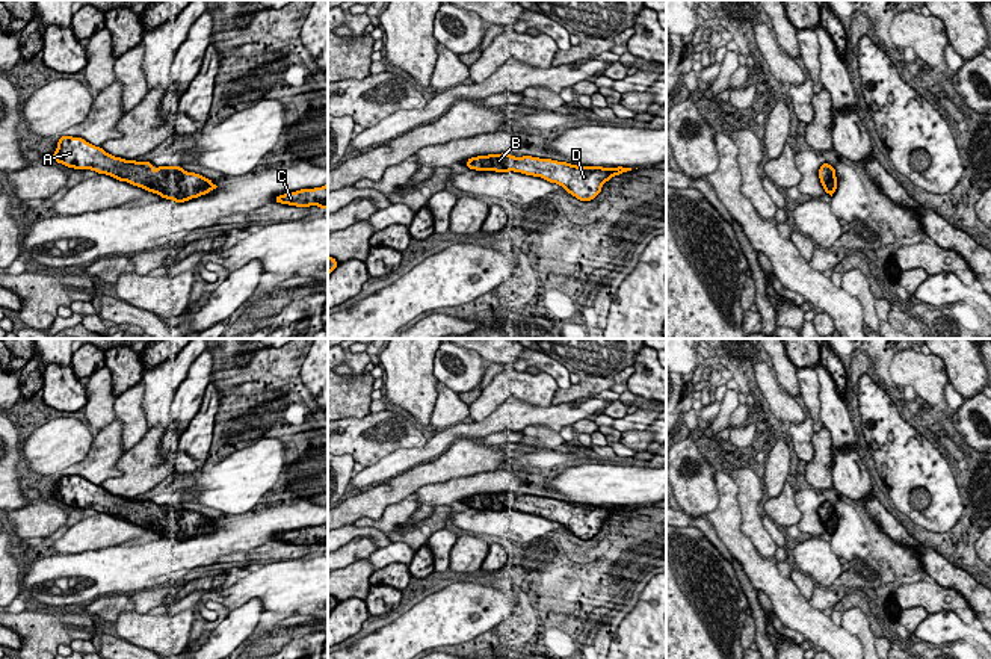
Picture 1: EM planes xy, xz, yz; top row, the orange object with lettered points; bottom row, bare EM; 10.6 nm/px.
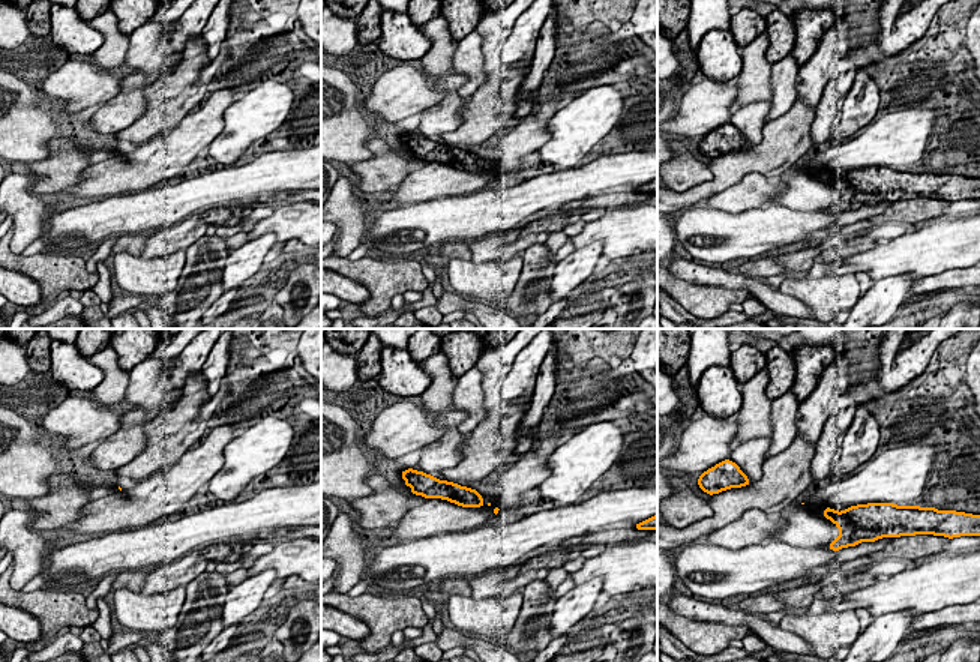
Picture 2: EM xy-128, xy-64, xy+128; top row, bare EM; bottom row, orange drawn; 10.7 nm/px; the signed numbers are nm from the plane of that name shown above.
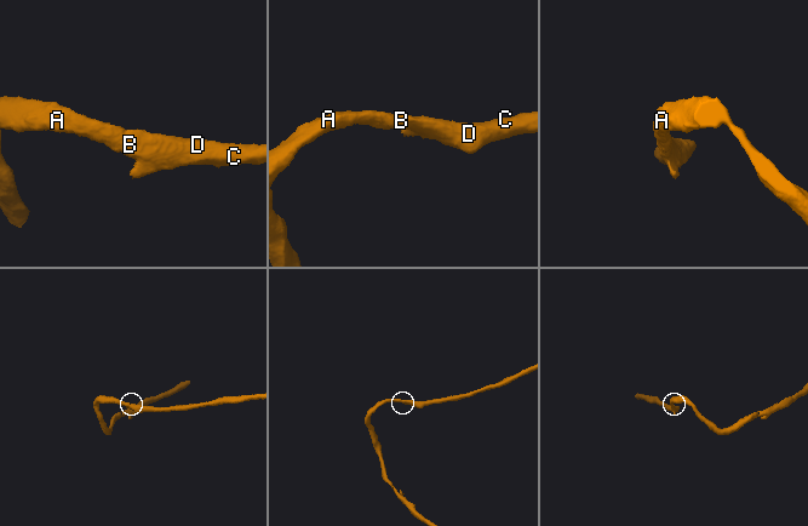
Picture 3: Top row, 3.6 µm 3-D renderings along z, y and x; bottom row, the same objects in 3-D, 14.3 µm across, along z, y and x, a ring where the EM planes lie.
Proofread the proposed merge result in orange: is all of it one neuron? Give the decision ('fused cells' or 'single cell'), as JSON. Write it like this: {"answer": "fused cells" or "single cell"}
{"answer": "single cell"}

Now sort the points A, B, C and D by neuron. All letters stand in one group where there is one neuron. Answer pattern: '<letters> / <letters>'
A B C D

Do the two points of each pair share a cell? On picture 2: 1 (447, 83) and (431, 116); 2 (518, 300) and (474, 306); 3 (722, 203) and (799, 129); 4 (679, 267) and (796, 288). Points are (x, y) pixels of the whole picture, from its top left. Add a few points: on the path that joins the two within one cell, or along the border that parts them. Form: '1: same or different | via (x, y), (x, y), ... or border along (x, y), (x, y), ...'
1: same | via (450, 92), (450, 99), (440, 110)
2: different | border along (502, 311), (506, 312)
3: different | border along (766, 176), (746, 173), (737, 182), (722, 189)
4: different | border along (778, 290), (800, 299), (809, 308)

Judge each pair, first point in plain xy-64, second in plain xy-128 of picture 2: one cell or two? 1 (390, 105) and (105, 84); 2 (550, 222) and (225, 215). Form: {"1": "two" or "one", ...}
{"1": "one", "2": "one"}

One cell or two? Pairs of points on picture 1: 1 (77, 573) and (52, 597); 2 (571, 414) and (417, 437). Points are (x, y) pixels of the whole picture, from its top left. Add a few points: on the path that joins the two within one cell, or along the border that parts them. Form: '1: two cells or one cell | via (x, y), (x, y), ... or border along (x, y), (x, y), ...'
1: one cell | via (77, 582), (61, 597)
2: two cells | border along (428, 440), (422, 446), (398, 448), (393, 452)

